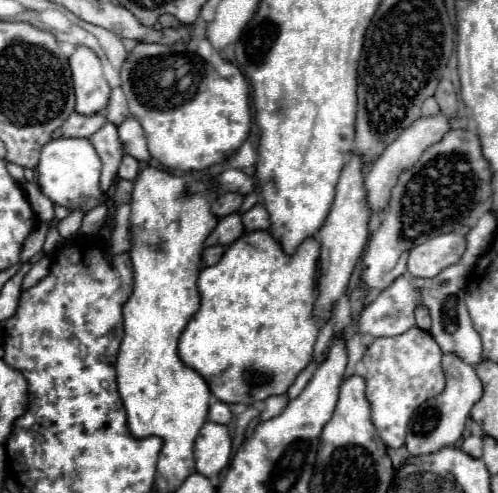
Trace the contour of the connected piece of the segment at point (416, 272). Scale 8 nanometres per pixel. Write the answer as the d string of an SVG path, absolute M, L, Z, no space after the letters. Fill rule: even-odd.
M458 233L438 235L416 245L408 257L408 273L414 277L434 277L446 267L460 263L466 251L466 239Z

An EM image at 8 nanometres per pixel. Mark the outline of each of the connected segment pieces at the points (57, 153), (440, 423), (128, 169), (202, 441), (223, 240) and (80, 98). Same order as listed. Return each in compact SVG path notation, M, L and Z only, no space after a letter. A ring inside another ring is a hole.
M58 137L48 141L42 147L40 163L36 167L38 173L38 185L46 197L52 199L52 203L64 205L68 209L92 209L100 205L102 191L100 191L100 169L102 163L98 159L98 153L94 151L94 145L84 137ZM68 201L72 205L68 205Z
M446 353L444 359L442 359L442 367L444 367L444 373L446 373L446 389L438 397L430 399L422 407L422 417L434 419L436 425L428 433L420 433L420 429L416 429L416 423L412 425L412 429L410 429L408 437L406 437L406 447L408 447L410 455L426 455L426 453L438 451L440 447L454 445L462 437L466 419L470 417L470 409L482 397L482 381L478 379L478 375L476 375L476 371L474 371L472 365L468 365L466 361L462 361L454 353Z
M124 155L122 163L120 163L120 169L118 169L118 177L120 179L136 179L138 169L140 169L140 163L134 157Z
M206 421L194 445L196 471L206 477L220 473L230 465L230 453L232 453L232 439L228 435L228 427Z
M232 213L232 215L226 215L226 219L220 219L218 221L218 227L212 231L212 235L208 237L206 245L216 245L216 237L218 237L218 243L220 245L230 245L242 233L244 233L242 217L240 217L240 213Z
M76 47L70 55L70 71L76 93L76 111L82 115L92 115L106 109L110 85L104 79L98 55L90 47Z

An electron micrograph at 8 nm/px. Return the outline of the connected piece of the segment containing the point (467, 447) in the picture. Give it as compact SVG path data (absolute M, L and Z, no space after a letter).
M470 435L462 441L462 451L466 451L472 457L480 457L482 455L482 437L478 435Z

